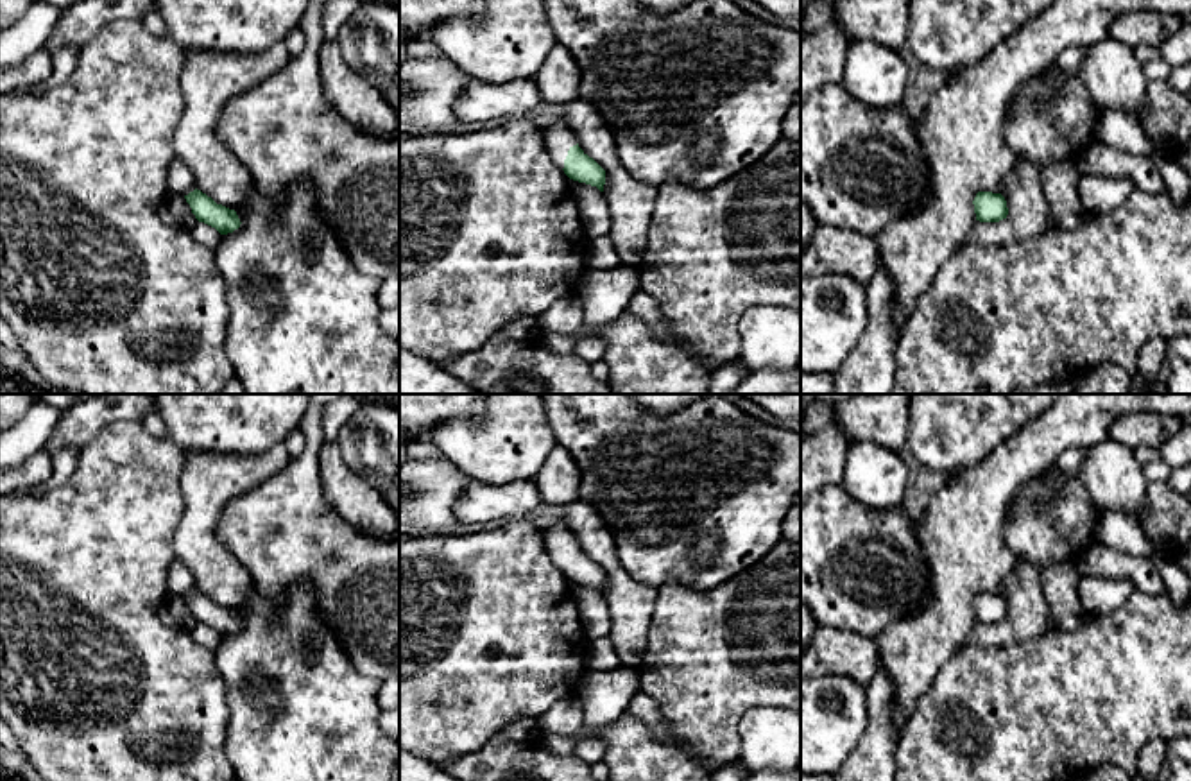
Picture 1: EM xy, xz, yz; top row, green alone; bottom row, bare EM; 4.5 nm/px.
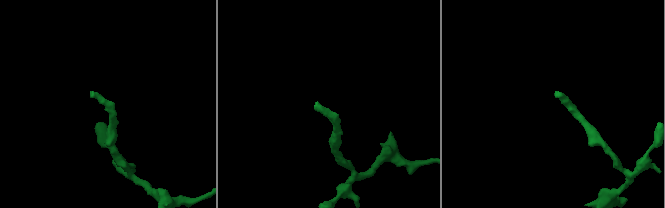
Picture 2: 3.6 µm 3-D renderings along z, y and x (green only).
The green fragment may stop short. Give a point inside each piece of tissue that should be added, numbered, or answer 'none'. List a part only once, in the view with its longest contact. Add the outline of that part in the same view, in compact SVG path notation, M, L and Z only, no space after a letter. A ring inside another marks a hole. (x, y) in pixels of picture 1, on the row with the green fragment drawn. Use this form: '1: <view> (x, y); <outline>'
1: xz (557, 137); M562 120L544 127L543 133L544 133L544 143L552 159L561 168L564 168L564 159L568 156L568 150L573 145L577 145L575 134L570 131L570 127Z

